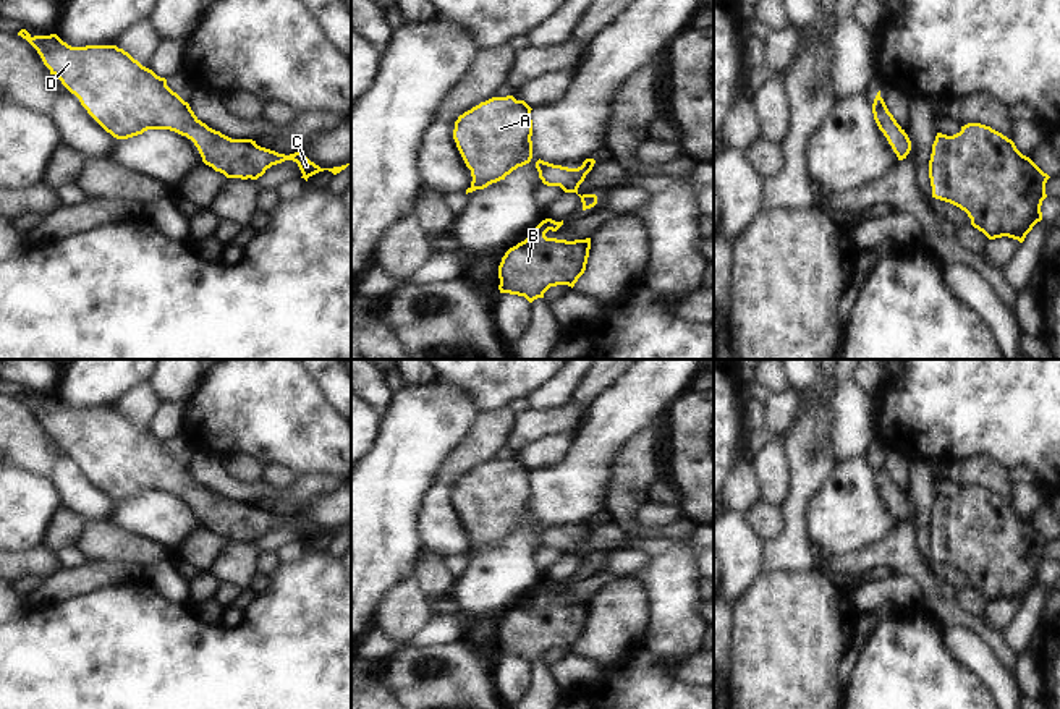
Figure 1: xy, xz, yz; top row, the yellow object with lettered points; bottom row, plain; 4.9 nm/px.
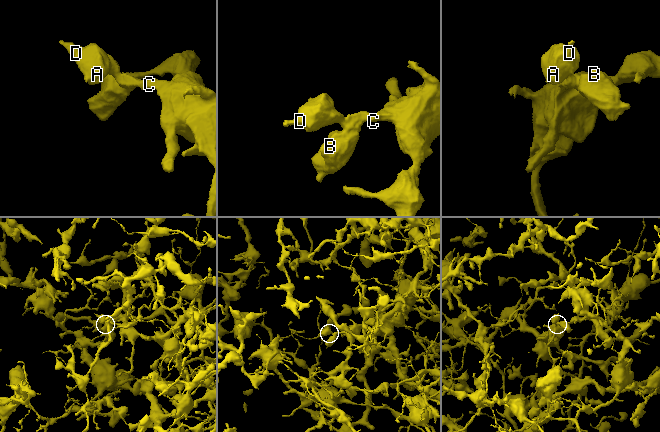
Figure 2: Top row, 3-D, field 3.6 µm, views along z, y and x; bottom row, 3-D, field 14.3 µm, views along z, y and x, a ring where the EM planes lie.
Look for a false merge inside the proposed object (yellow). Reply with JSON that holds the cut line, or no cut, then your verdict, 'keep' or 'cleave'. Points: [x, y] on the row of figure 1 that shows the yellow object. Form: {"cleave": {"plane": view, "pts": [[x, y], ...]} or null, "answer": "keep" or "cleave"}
{"cleave": null, "answer": "keep"}

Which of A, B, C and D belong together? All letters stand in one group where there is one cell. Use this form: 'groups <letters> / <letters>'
groups A B C D

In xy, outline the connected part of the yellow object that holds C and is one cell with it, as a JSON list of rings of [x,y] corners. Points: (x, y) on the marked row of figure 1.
[[[21,29],[18,36],[37,50],[44,65],[50,70],[50,74],[55,74],[61,84],[79,99],[87,113],[117,139],[128,139],[147,129],[175,131],[191,139],[202,162],[227,178],[257,180],[272,165],[293,160],[303,173],[301,178],[307,181],[309,176],[319,172],[329,170],[337,175],[350,165],[320,168],[301,152],[290,155],[278,154],[257,146],[252,139],[231,139],[209,128],[194,115],[189,104],[167,86],[165,78],[157,76],[117,45],[71,47],[57,34],[32,37],[26,29]]]

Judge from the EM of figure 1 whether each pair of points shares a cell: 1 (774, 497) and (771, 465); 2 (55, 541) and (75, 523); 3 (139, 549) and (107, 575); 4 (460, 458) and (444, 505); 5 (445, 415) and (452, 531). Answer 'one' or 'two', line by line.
1: one
2: one
3: two
4: two
5: two

